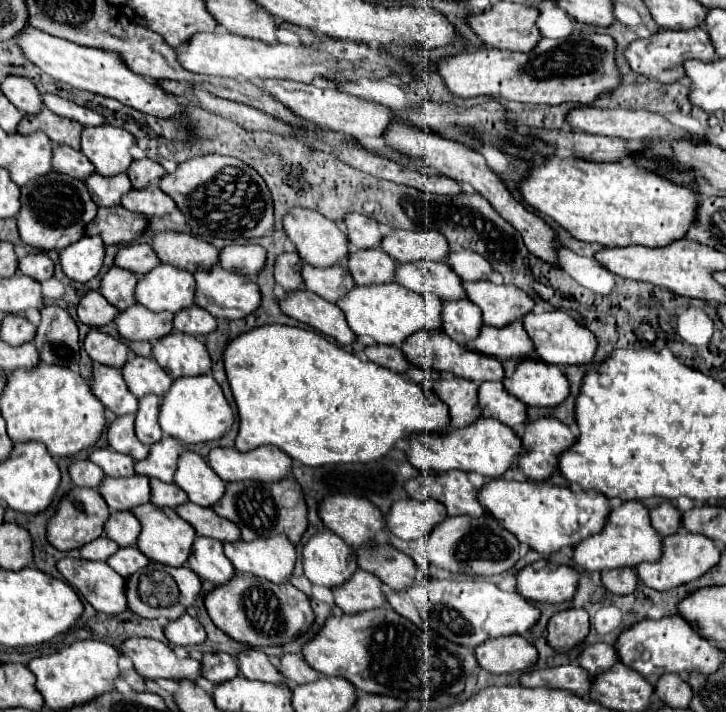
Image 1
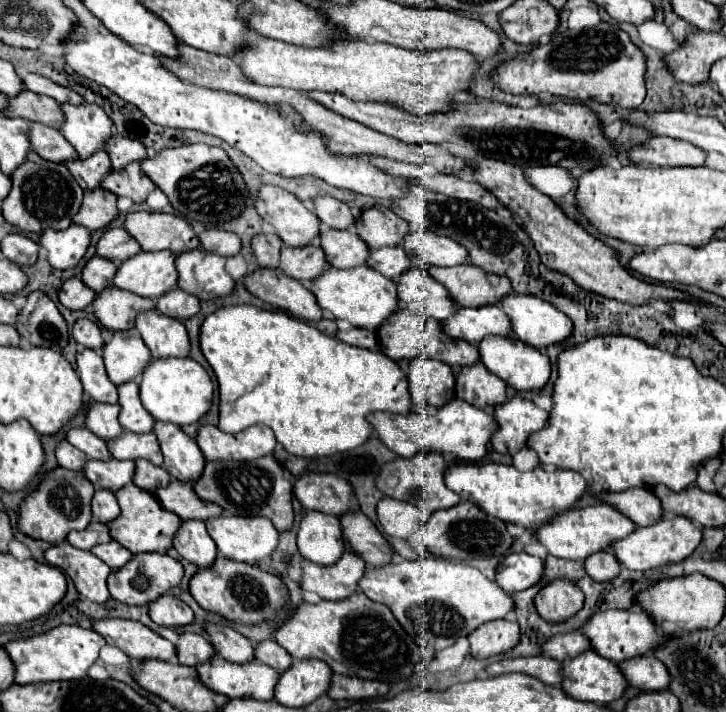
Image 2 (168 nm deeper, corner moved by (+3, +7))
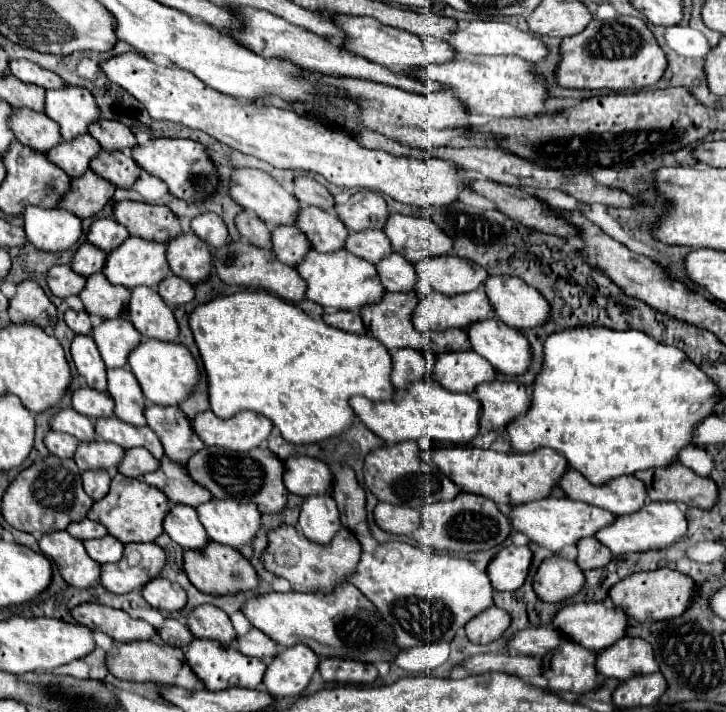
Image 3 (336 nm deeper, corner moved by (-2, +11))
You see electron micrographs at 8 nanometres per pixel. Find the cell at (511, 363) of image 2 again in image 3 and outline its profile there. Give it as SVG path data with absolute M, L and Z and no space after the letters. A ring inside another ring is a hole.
M488 318L480 324L472 324L466 330L472 342L472 350L484 356L494 370L506 376L522 376L532 364L532 350L520 330L508 328L498 318Z

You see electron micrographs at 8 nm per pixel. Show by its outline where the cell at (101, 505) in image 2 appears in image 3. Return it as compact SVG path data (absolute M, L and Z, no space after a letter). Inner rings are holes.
M84 472L84 474L82 474L82 482L84 482L86 494L88 494L94 502L98 502L98 500L102 500L102 498L108 494L112 478L110 478L108 472Z

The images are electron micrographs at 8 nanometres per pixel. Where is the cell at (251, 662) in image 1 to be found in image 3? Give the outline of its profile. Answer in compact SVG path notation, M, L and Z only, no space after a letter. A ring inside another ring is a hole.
M212 604L198 606L190 616L188 616L188 626L196 638L204 640L216 640L224 646L236 644L236 630L228 618L226 612Z

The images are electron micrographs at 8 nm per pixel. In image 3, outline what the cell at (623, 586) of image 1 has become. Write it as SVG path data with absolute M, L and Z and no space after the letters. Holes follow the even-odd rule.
M592 538L592 540L580 540L580 544L578 544L576 564L582 570L604 568L612 558L614 558L612 552L602 542L598 542L596 538Z

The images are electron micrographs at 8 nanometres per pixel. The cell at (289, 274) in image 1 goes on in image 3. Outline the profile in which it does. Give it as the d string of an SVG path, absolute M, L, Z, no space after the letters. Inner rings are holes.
M242 212L240 216L236 216L236 226L238 226L240 234L250 244L254 244L258 248L270 248L272 246L272 230L266 226L266 222L262 222L252 212Z

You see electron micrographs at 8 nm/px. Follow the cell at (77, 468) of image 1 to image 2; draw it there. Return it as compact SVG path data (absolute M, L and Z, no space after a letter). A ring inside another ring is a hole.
M67 440L57 442L55 456L57 456L59 466L63 466L67 470L75 470L75 472L81 472L87 462L87 456L83 452L79 452L75 446L71 446Z

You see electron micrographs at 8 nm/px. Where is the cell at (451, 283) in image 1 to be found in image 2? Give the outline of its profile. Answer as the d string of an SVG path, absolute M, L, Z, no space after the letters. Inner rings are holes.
M401 246L393 248L373 248L367 256L367 266L381 272L387 278L395 278L413 266L413 260L405 254Z

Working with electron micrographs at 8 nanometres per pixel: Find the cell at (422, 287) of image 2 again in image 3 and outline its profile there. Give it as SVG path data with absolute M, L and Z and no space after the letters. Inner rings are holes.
M400 254L388 256L382 264L376 264L378 276L388 292L416 292L418 272L416 266Z

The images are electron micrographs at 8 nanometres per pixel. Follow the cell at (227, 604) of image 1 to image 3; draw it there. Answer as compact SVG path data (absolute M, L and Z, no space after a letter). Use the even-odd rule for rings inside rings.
M210 544L200 550L186 550L184 554L184 570L190 578L190 582L204 594L212 594L212 596L234 596L238 592L248 592L248 590L256 590L260 584L260 576L254 570L254 566L250 564L248 558L244 558L238 550L234 548L224 548L224 544Z

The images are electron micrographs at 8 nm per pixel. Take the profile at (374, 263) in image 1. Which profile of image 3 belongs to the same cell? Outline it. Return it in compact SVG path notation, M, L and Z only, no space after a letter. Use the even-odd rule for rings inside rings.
M302 208L296 226L308 236L314 250L336 252L344 250L348 228L334 216L334 212L324 212L320 208Z

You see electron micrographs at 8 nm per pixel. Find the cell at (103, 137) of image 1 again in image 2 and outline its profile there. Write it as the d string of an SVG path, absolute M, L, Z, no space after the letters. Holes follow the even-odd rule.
M61 104L61 112L65 114L61 134L77 150L79 158L105 148L105 140L113 136L113 122L97 104Z

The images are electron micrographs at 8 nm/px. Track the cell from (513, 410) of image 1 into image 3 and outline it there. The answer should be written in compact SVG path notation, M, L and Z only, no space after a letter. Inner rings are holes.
M470 350L434 356L430 376L450 392L474 394L478 384L496 380L496 370L488 360Z

